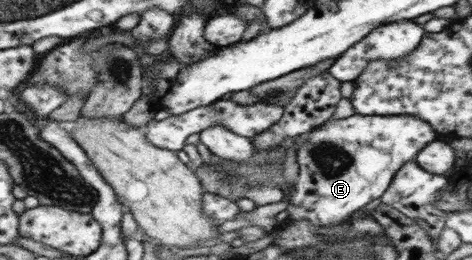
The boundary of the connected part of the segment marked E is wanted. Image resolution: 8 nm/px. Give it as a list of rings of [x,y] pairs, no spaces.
[[[358,114],[351,115],[347,119],[337,119],[327,121],[325,125],[321,125],[309,132],[309,134],[304,135],[306,142],[301,145],[301,148],[297,151],[297,161],[299,163],[299,177],[297,183],[294,185],[294,188],[289,193],[289,202],[287,206],[288,219],[294,219],[296,222],[300,219],[306,219],[310,221],[313,225],[339,225],[344,221],[347,221],[352,217],[352,215],[359,209],[362,209],[371,203],[373,199],[379,199],[384,193],[385,190],[389,187],[393,176],[395,173],[399,172],[399,169],[402,169],[403,165],[411,161],[416,161],[416,157],[419,155],[418,151],[421,151],[423,147],[437,139],[437,133],[433,130],[433,127],[421,121],[421,119],[415,119],[413,115],[401,115],[401,116],[361,116]]]

